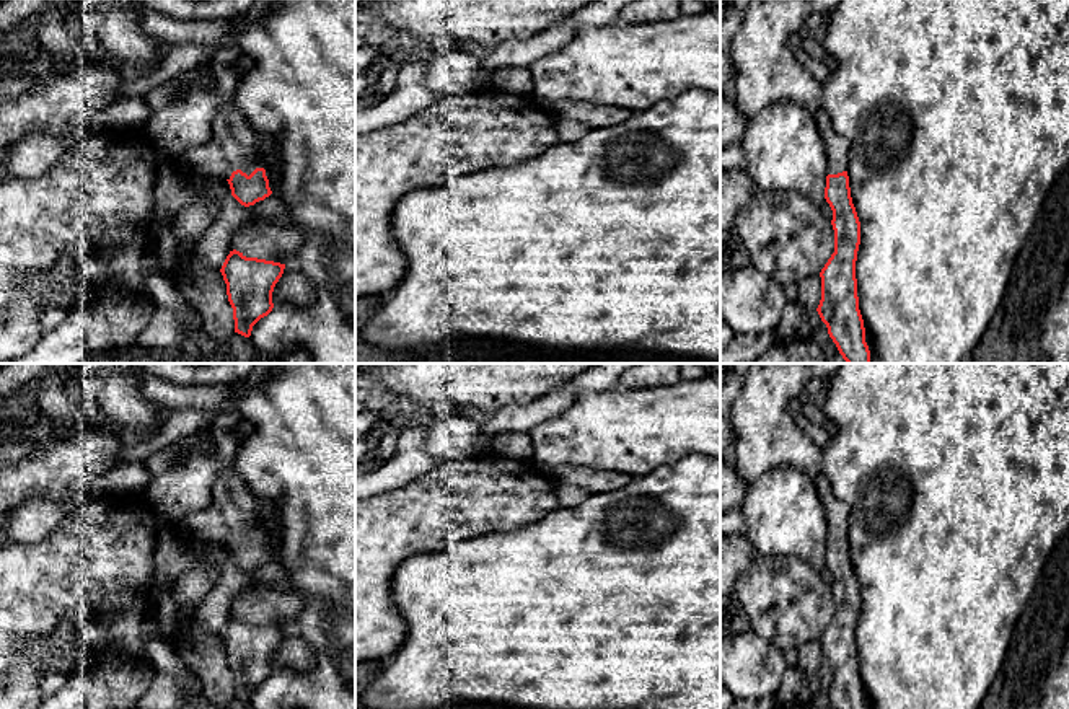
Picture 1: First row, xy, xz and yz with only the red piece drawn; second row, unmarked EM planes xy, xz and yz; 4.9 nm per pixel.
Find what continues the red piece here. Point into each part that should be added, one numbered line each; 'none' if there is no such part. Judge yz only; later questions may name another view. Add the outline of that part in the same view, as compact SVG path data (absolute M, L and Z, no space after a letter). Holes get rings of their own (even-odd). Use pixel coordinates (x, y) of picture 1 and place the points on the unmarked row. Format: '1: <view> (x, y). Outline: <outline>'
1: yz (838, 512). Outline: M821 469L813 474L813 481L828 518L828 539L847 536L849 505L833 494L831 484Z

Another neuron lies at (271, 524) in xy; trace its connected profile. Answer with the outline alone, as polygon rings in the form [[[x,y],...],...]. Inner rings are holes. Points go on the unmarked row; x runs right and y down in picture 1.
[[[266,505],[261,525],[264,528],[262,533],[266,535],[266,541],[269,544],[269,553],[274,557],[274,554],[280,548],[280,530],[282,530],[275,507]]]

